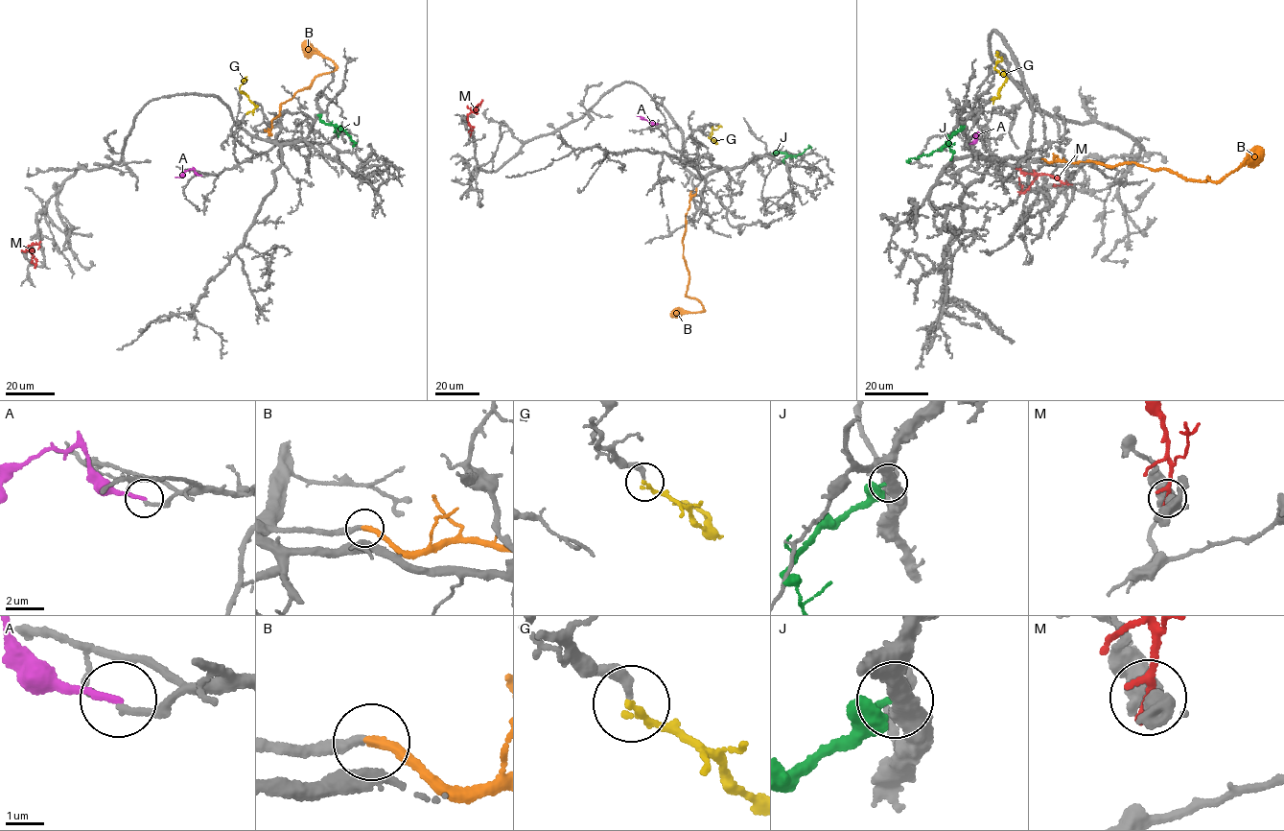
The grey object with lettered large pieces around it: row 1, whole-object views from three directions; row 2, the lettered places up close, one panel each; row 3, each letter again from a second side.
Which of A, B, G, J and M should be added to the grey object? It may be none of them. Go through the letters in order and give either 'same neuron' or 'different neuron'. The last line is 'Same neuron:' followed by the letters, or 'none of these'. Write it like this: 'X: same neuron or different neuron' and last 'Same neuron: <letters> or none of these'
A: different neuron
B: same neuron
G: different neuron
J: different neuron
M: different neuron
Same neuron: B

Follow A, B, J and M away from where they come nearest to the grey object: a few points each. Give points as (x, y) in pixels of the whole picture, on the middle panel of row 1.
A: (658, 124), (636, 115)
B: (695, 187), (686, 215), (684, 259), (688, 278), (686, 296), (697, 299), (704, 310), (675, 309), (671, 312)
J: (773, 154), (796, 156), (809, 147), (808, 145)
M: (470, 134), (467, 115), (476, 113), (474, 107), (479, 104)

